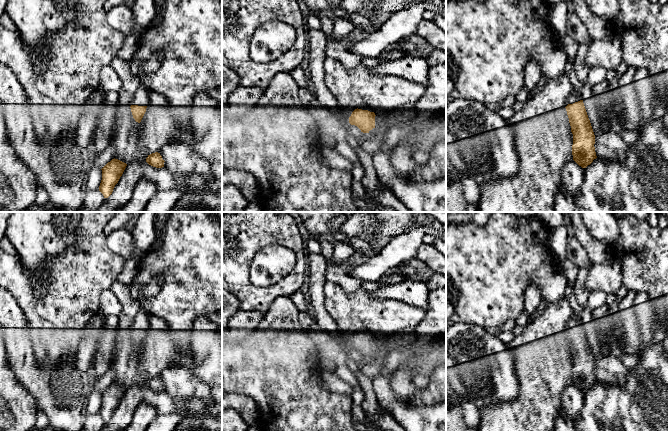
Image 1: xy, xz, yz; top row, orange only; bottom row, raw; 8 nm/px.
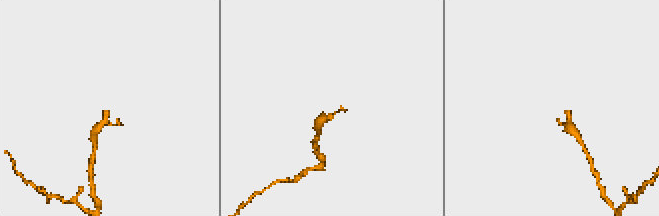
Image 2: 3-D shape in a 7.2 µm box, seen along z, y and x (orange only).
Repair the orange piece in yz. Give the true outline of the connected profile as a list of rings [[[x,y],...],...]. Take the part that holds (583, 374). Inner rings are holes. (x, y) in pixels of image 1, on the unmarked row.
[[[574,312],[566,327],[565,332],[573,358],[573,384],[582,392],[586,392],[597,382],[594,371],[595,359],[582,321]]]

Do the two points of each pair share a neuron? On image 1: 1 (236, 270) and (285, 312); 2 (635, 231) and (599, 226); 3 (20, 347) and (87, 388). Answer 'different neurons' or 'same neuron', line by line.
1: different neurons
2: different neurons
3: same neuron

